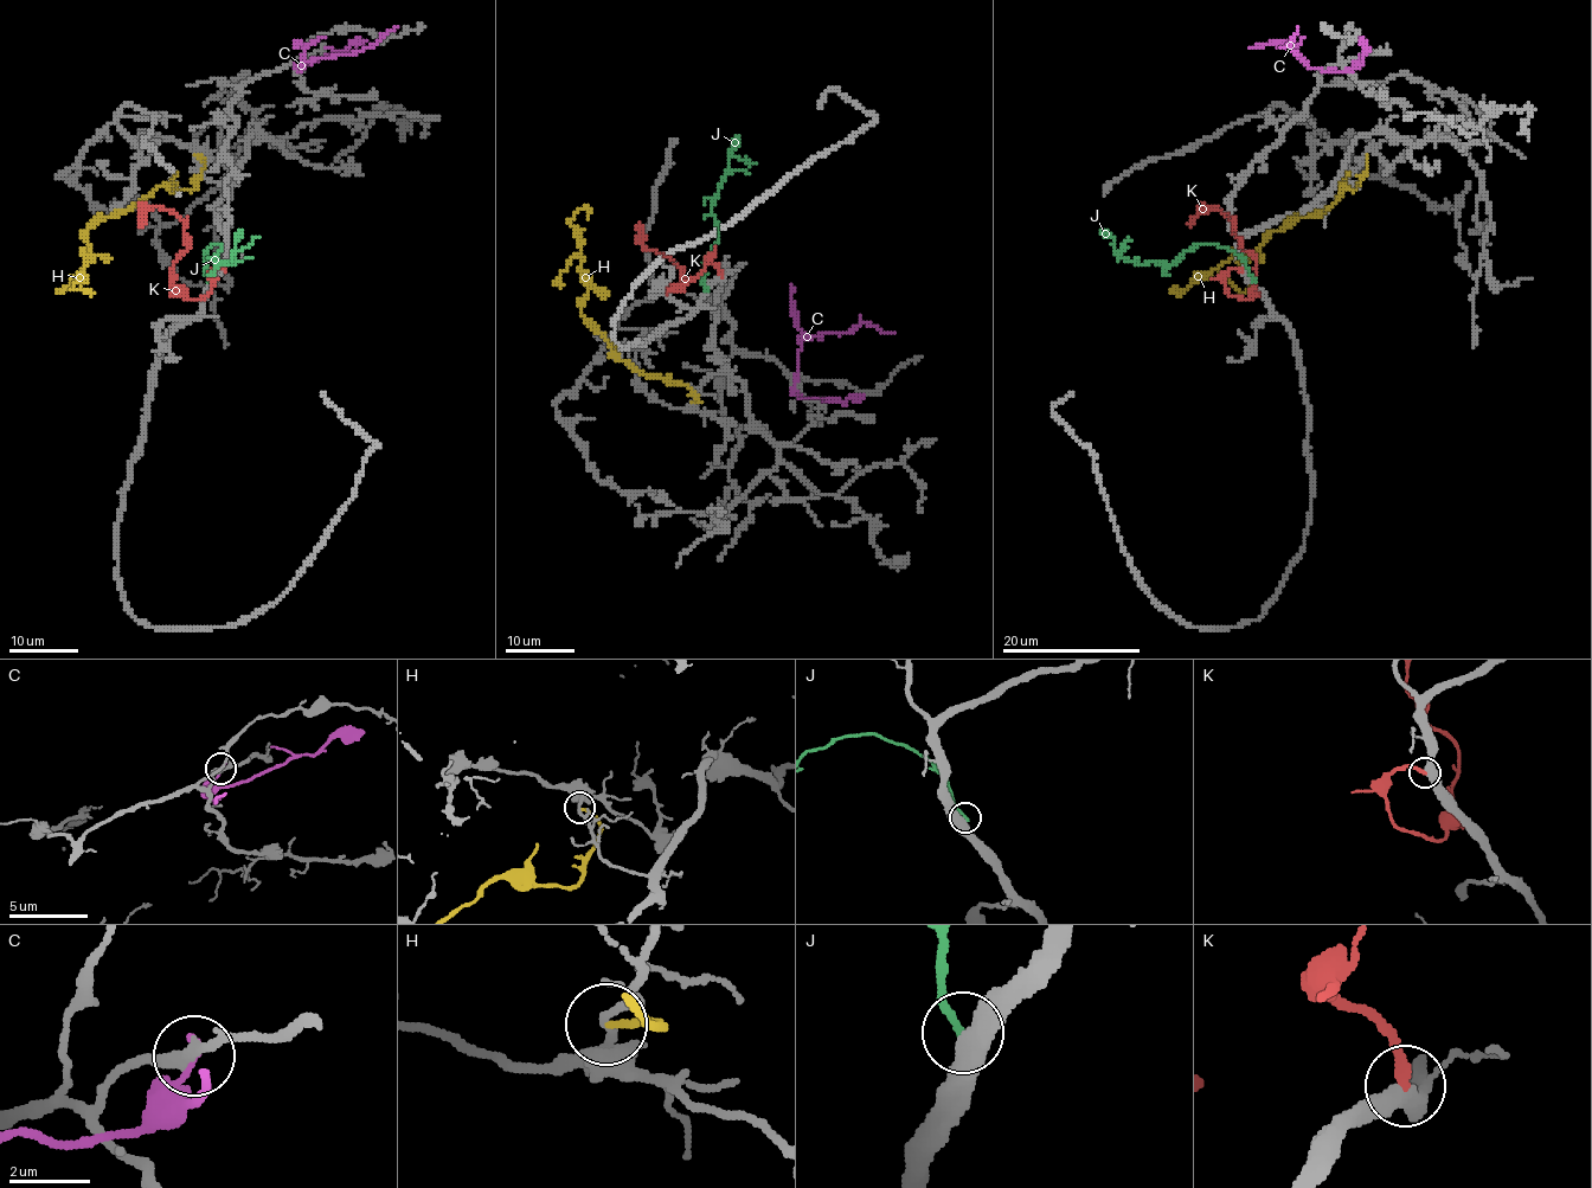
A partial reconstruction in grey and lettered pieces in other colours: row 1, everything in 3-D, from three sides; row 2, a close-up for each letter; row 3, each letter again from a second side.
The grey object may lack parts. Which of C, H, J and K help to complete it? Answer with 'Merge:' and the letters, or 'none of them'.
Merge: none of them

